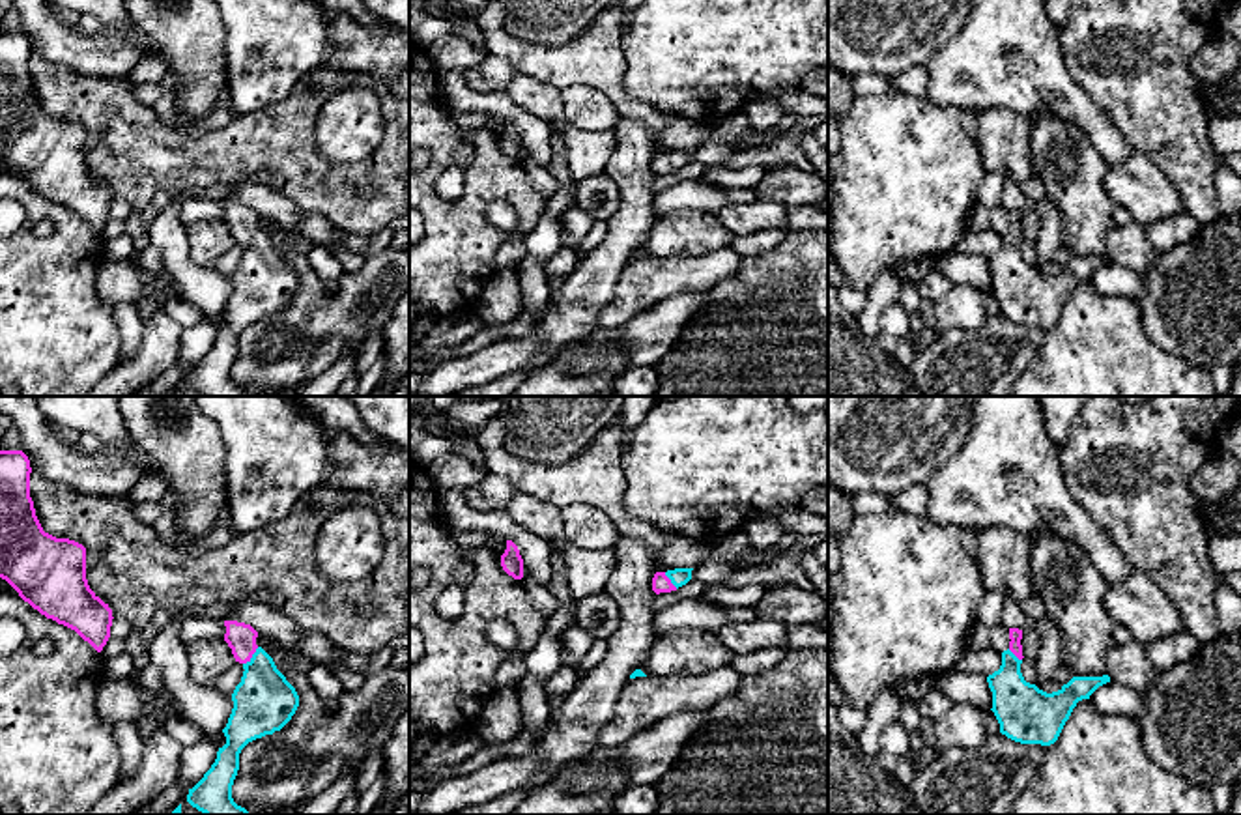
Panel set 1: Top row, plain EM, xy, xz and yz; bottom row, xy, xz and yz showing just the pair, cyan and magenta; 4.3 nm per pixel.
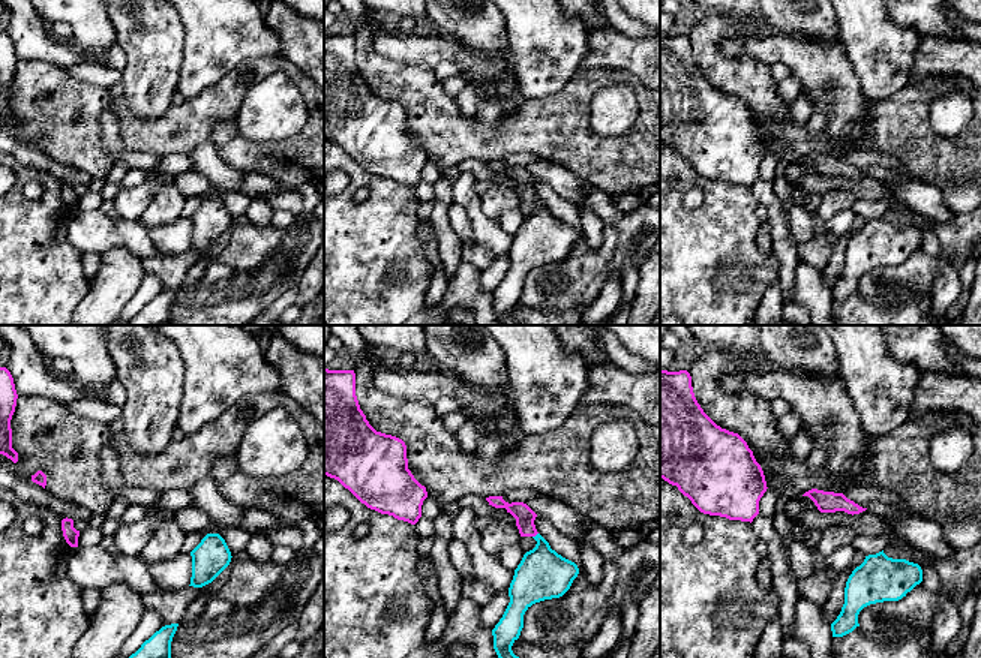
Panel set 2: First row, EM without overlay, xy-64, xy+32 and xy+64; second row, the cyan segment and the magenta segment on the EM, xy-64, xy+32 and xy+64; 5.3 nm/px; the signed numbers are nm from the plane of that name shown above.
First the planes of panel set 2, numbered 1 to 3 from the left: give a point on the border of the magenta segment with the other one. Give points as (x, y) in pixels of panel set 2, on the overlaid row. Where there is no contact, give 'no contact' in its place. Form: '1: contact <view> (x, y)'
1: no contact
2: contact xy+32 (536, 535)
3: no contact

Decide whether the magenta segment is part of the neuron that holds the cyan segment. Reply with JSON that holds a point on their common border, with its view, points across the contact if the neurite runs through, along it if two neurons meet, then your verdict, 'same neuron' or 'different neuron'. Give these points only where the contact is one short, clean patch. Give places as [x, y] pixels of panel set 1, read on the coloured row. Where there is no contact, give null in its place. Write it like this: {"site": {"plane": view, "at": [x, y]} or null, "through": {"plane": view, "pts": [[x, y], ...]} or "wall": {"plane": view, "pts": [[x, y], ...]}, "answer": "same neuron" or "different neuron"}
{"site": {"plane": "xy", "at": [253, 657]}, "through": {"plane": "xy", "pts": [[264, 701], [260, 668], [253, 657], [243, 647], [242, 638]]}, "answer": "same neuron"}

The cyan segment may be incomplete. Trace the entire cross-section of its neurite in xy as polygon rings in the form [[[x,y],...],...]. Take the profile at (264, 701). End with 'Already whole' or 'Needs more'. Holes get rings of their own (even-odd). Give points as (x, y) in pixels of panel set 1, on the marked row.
[[[224,621],[224,641],[243,665],[241,682],[232,693],[234,708],[222,729],[226,744],[204,778],[189,789],[187,802],[204,815],[250,815],[232,798],[241,750],[280,731],[295,714],[299,695],[277,669],[273,658],[256,645],[258,632],[245,622]]]. Needs more

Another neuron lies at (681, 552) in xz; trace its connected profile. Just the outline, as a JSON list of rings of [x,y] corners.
[[[671,531],[663,533],[667,535],[667,546],[656,559],[660,572],[693,568],[705,563],[712,553],[712,544],[695,542]]]

